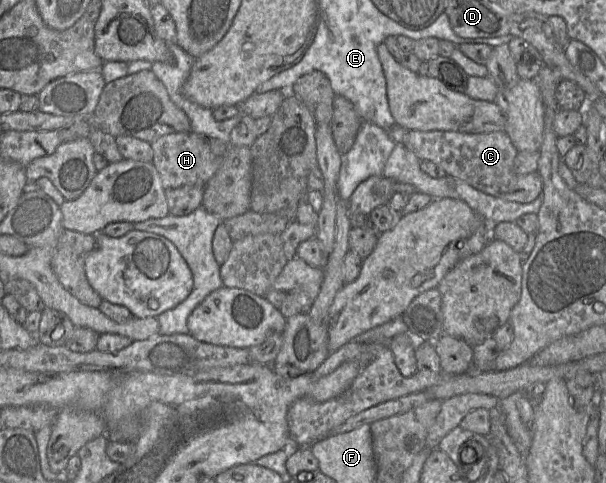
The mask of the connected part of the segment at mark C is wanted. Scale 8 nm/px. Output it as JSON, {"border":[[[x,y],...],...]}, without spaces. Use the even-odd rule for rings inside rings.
{"border":[[[407,130],[401,144],[421,161],[438,164],[447,175],[463,180],[485,194],[507,201],[530,203],[542,193],[543,181],[538,171],[525,175],[515,173],[514,160],[518,150],[504,131],[472,134]]]}

